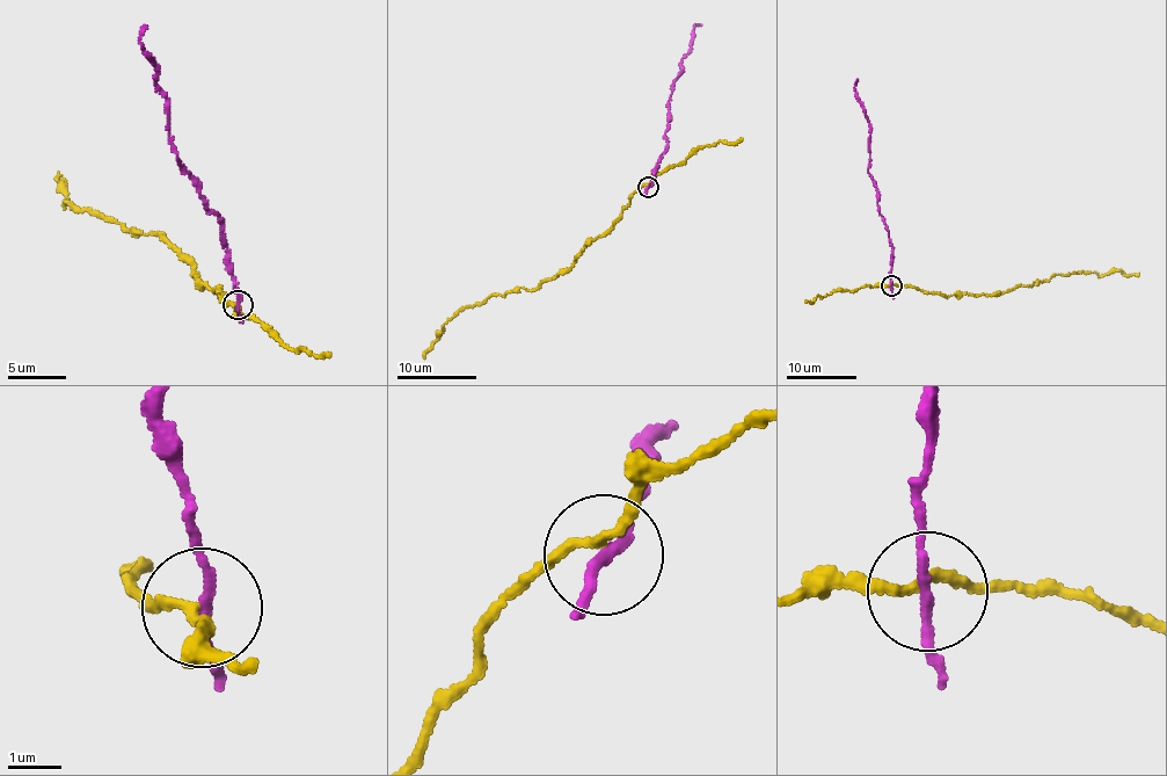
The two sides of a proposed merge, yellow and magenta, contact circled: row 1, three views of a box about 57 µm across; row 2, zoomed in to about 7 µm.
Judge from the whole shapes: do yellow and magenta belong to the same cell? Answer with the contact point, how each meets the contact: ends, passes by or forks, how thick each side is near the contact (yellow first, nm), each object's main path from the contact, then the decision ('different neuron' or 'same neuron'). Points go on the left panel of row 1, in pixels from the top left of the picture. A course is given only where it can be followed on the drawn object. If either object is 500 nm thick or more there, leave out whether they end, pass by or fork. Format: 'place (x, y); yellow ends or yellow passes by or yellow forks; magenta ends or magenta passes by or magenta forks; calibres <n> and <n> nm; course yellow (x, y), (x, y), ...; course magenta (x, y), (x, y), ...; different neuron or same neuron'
place (238, 304); yellow passes by; magenta passes by; calibres 150 and 190 nm; course yellow (238, 306), (198, 280), (160, 233), (133, 232), (65, 205), (66, 186), (58, 172); course magenta (239, 305), (219, 215), (204, 205), (168, 135), (166, 93), (139, 43), (146, 26); different neuron

